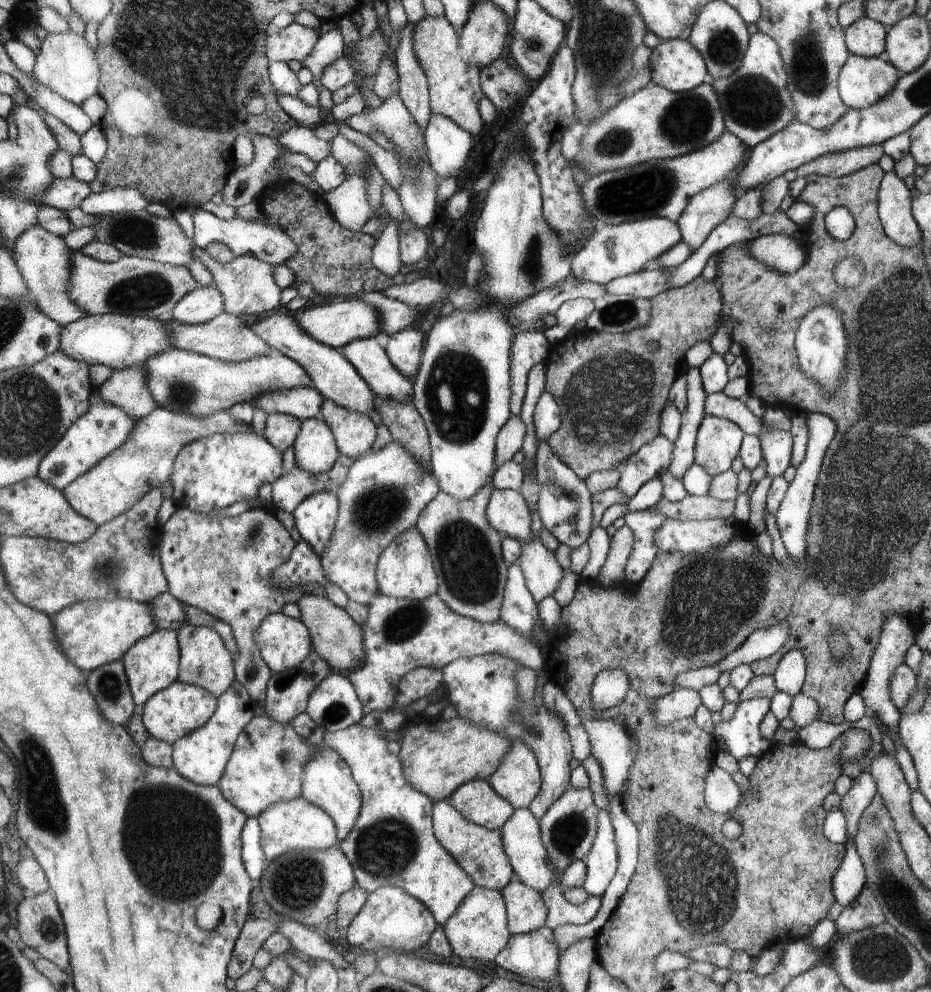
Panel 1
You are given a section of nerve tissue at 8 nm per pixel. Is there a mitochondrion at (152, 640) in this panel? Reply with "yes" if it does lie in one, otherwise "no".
no

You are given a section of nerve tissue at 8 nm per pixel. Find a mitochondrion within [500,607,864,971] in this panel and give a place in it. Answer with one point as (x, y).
(701, 894)

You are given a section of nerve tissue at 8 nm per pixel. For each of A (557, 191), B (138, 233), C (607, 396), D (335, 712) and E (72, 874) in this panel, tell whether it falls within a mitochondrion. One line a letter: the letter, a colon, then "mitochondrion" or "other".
A: other
B: mitochondrion
C: mitochondrion
D: mitochondrion
E: other

